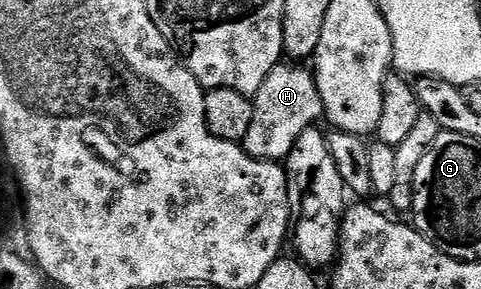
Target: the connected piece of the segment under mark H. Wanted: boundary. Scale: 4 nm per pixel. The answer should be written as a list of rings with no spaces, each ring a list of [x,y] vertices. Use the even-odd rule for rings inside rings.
[[[280,62],[253,97],[253,122],[249,126],[249,134],[245,134],[241,142],[243,149],[253,158],[286,161],[297,138],[301,138],[303,131],[318,121],[315,119],[323,116],[323,103],[315,77],[303,68],[306,67],[295,62]]]

